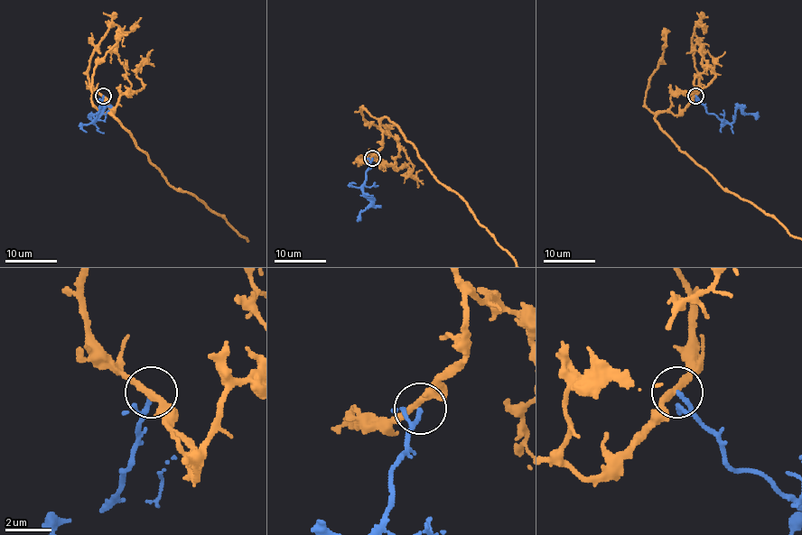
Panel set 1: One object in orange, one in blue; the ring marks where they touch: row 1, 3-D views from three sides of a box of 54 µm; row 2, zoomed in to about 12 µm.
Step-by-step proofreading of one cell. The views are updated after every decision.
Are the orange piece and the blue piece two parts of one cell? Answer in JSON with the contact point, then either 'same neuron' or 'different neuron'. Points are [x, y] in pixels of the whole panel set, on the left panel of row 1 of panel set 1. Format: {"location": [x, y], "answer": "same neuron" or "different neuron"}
{"location": [103, 96], "answer": "different neuron"}

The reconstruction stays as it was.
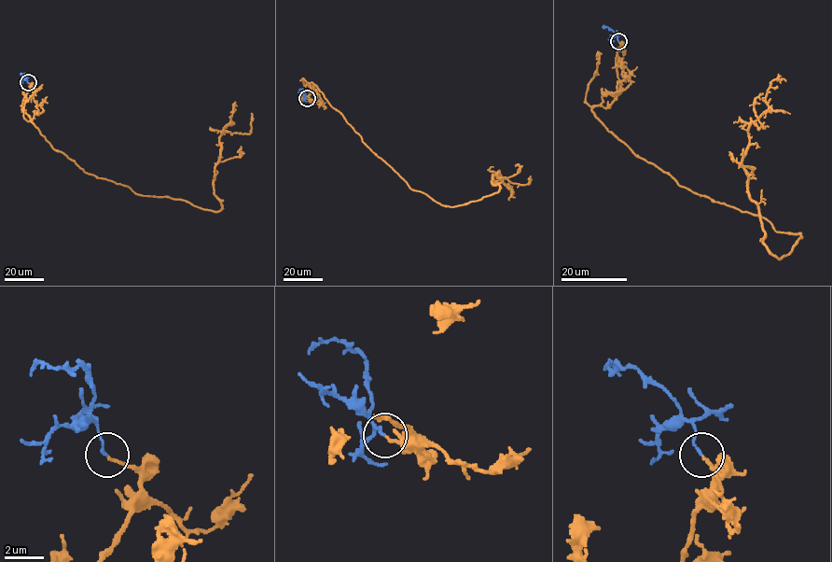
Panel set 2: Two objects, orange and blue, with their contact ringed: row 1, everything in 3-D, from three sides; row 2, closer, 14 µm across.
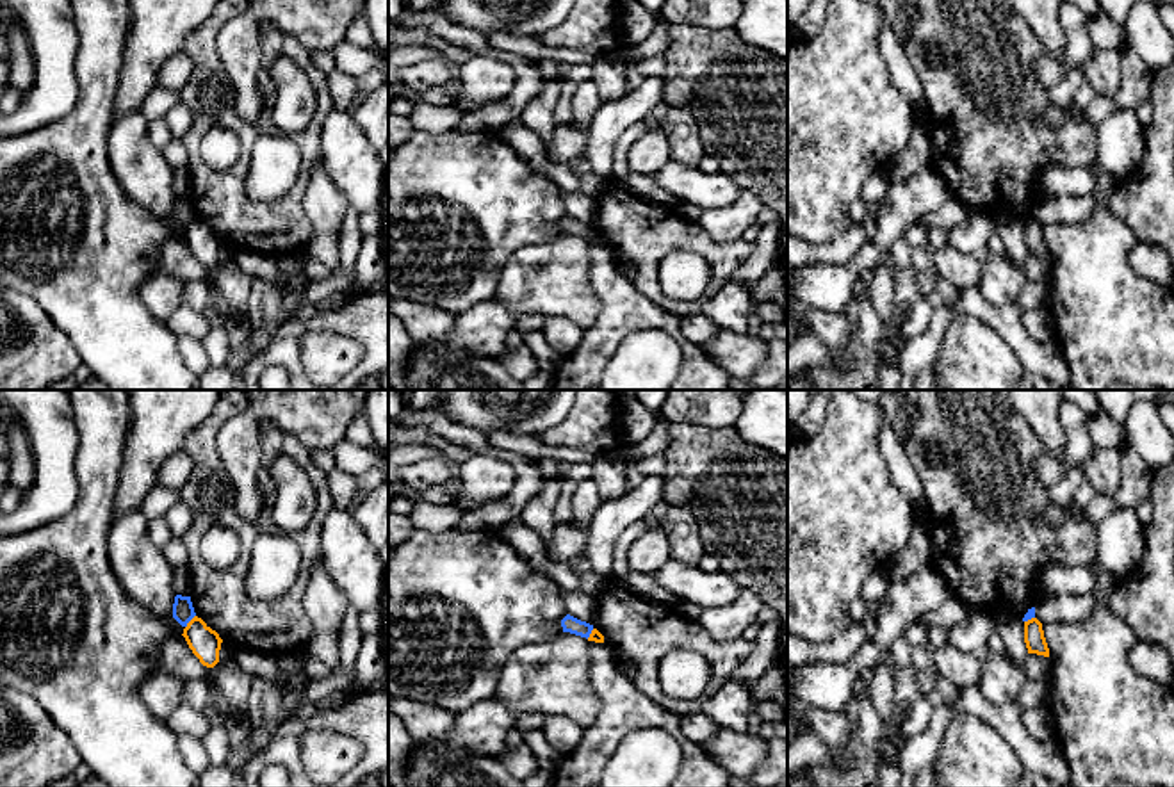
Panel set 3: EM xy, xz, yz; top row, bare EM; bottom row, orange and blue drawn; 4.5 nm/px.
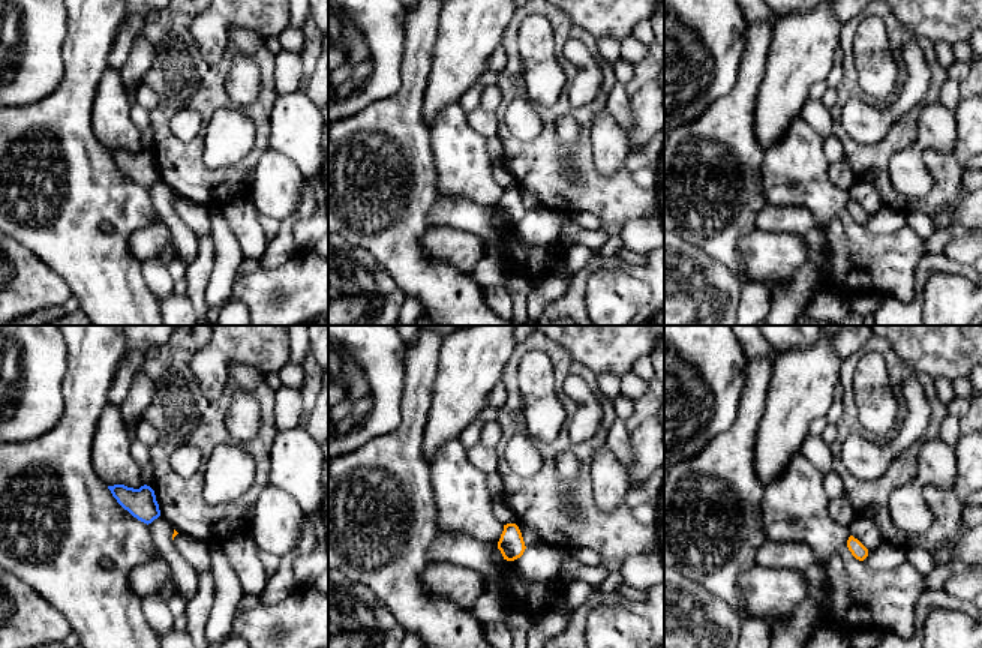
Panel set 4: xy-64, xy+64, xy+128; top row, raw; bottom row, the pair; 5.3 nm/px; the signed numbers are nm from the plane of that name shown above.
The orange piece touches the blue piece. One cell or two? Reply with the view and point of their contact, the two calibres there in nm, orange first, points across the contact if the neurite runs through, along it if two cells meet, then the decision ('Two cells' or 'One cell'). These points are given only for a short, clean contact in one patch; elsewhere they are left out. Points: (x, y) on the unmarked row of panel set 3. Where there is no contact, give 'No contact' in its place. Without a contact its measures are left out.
Touches orange at xy (189, 223). Thickness 140 nm (orange) against 100 nm. Boundary: xy (195, 216), (186, 228). Two cells

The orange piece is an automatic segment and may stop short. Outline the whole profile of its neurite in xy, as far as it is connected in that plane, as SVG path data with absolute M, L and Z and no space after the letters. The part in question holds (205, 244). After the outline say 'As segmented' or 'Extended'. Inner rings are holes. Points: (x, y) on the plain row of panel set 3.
M194 217L182 237L203 267L214 269L219 264L223 240L201 219Z. As segmented

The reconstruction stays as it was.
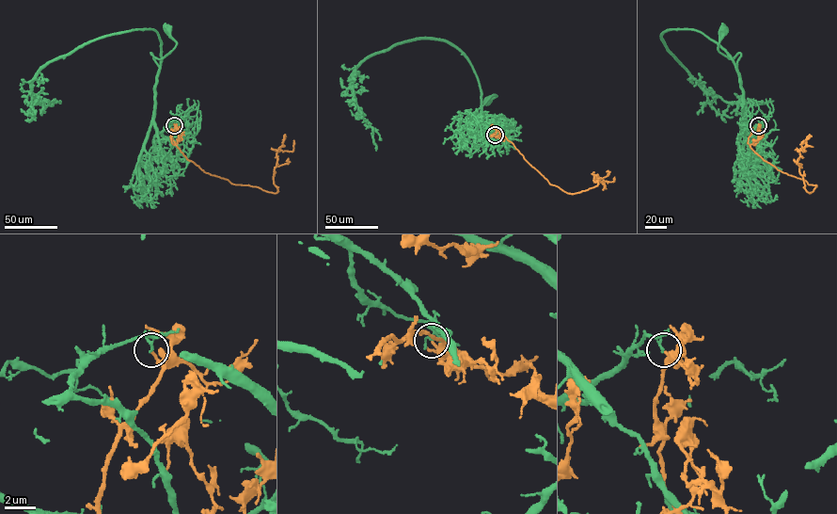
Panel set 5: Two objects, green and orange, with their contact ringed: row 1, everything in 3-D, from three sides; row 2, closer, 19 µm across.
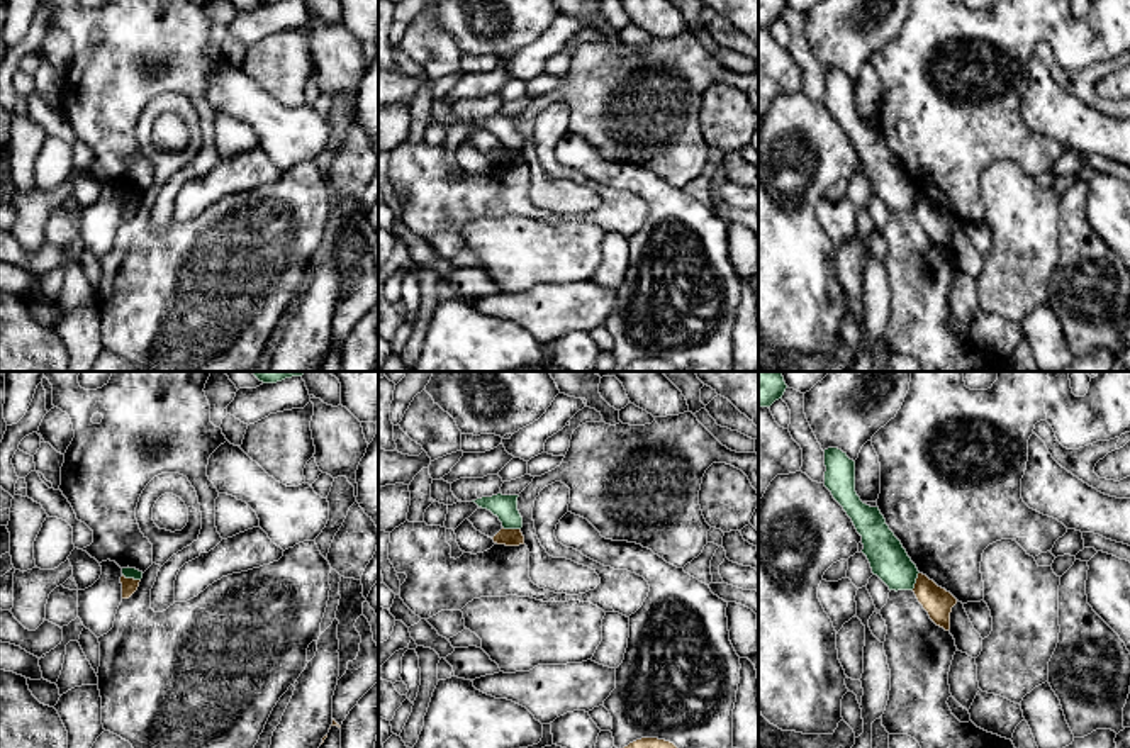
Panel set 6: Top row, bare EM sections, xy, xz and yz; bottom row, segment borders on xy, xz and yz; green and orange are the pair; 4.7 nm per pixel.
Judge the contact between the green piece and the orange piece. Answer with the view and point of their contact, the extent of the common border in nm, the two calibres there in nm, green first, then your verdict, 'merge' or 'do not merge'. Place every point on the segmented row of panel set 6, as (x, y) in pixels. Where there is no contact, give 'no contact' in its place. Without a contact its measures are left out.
xy (131, 577) | 90 nm | 50/80 nm | do not merge

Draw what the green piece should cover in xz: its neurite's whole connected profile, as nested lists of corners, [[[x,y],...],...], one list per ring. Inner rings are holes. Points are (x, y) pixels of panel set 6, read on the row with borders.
[[[492,495],[492,497],[482,497],[475,502],[478,507],[490,511],[494,516],[499,517],[504,529],[521,529],[523,528],[523,517],[517,511],[517,497],[519,495]]]

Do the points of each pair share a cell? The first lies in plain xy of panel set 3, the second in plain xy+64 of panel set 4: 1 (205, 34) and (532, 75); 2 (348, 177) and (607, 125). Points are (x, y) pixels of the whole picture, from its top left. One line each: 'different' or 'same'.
1: different
2: different

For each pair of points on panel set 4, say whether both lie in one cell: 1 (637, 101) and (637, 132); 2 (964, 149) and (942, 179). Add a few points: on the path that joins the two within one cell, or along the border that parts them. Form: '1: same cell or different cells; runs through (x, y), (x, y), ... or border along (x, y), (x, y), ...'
1: same cell; runs through (640, 108), (640, 125)
2: different cells; border along (952, 158), (964, 170)

